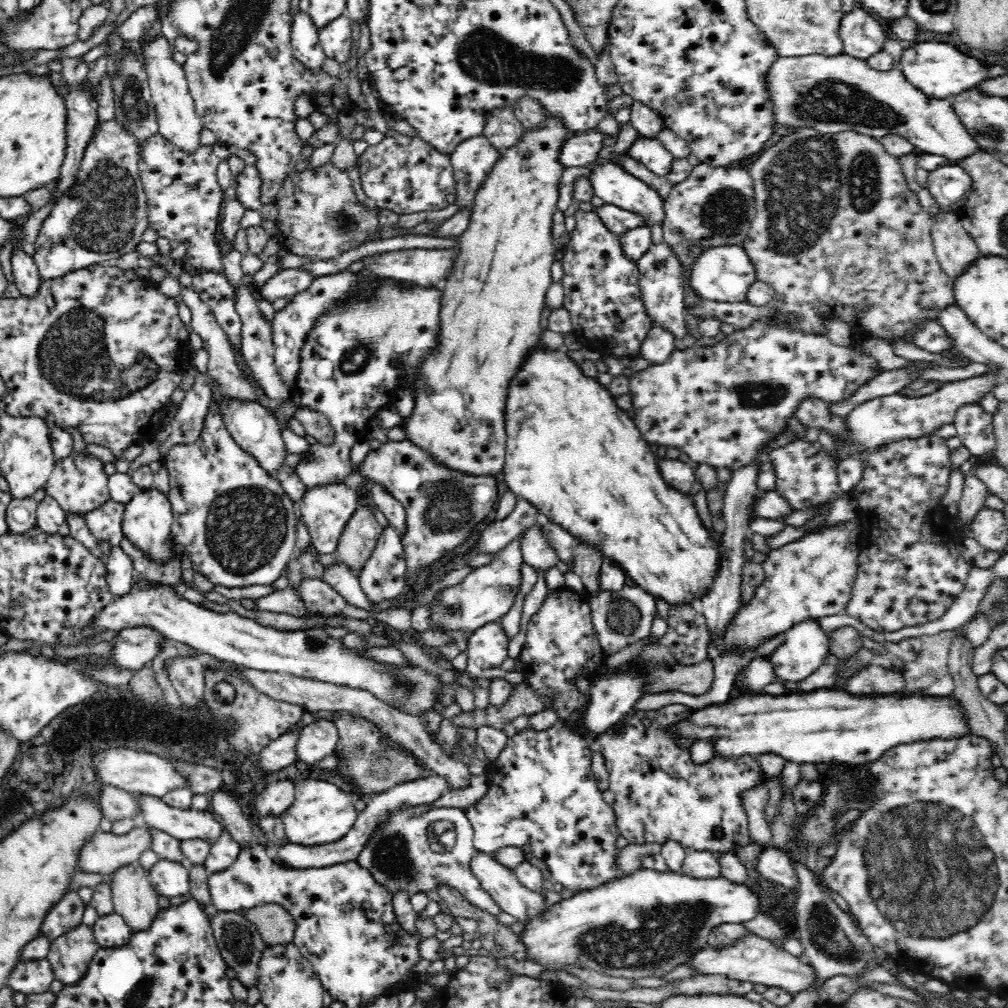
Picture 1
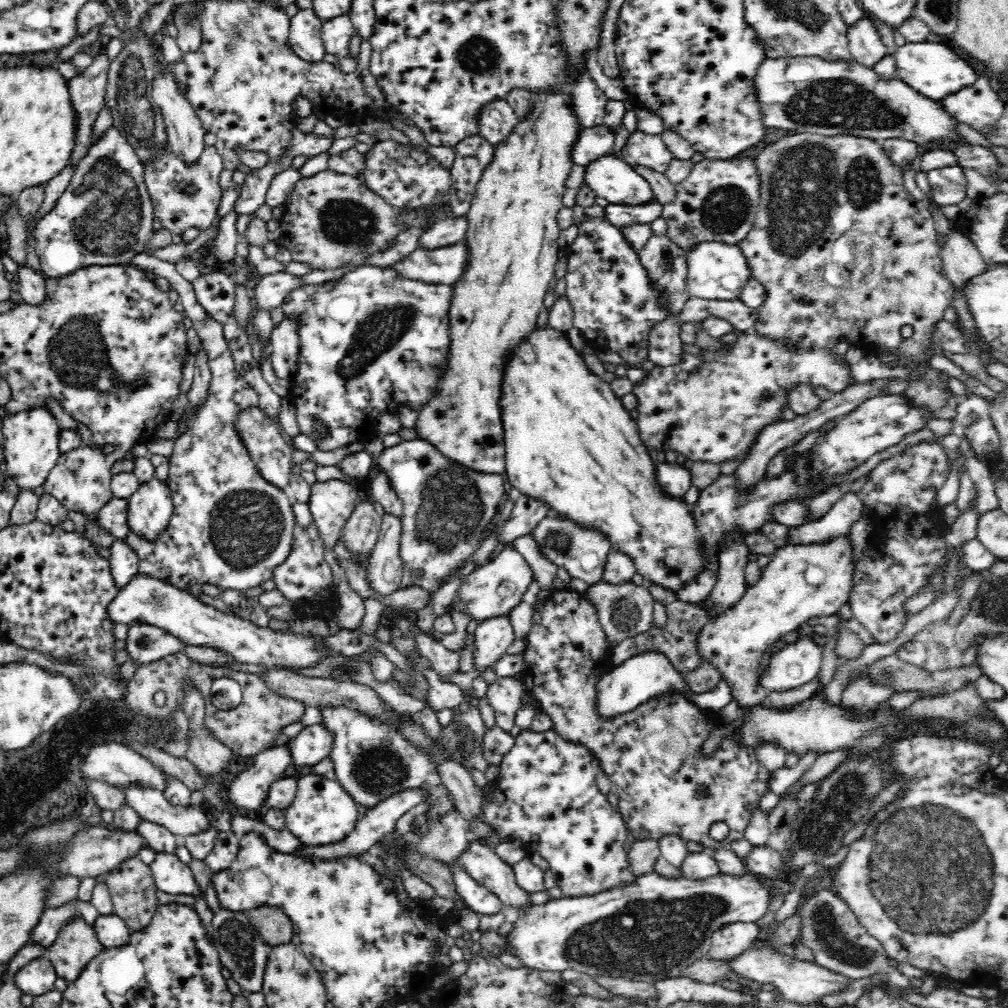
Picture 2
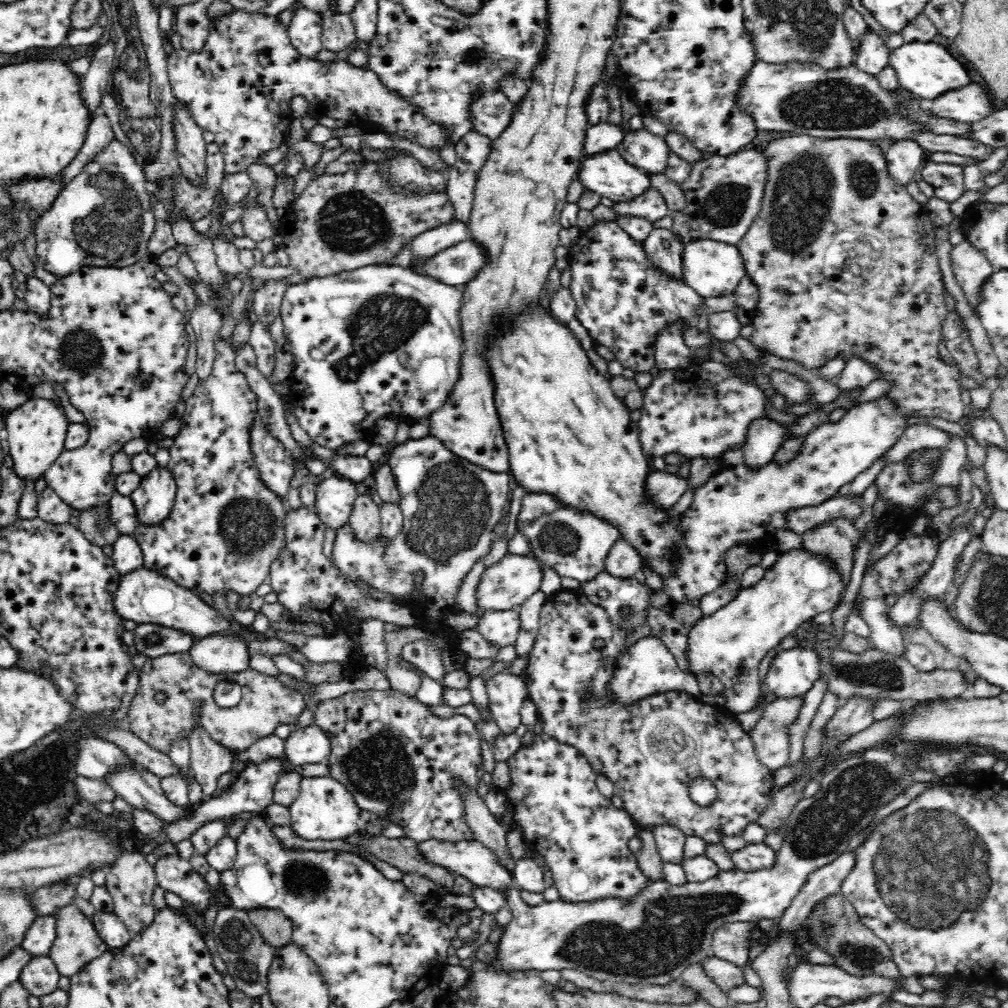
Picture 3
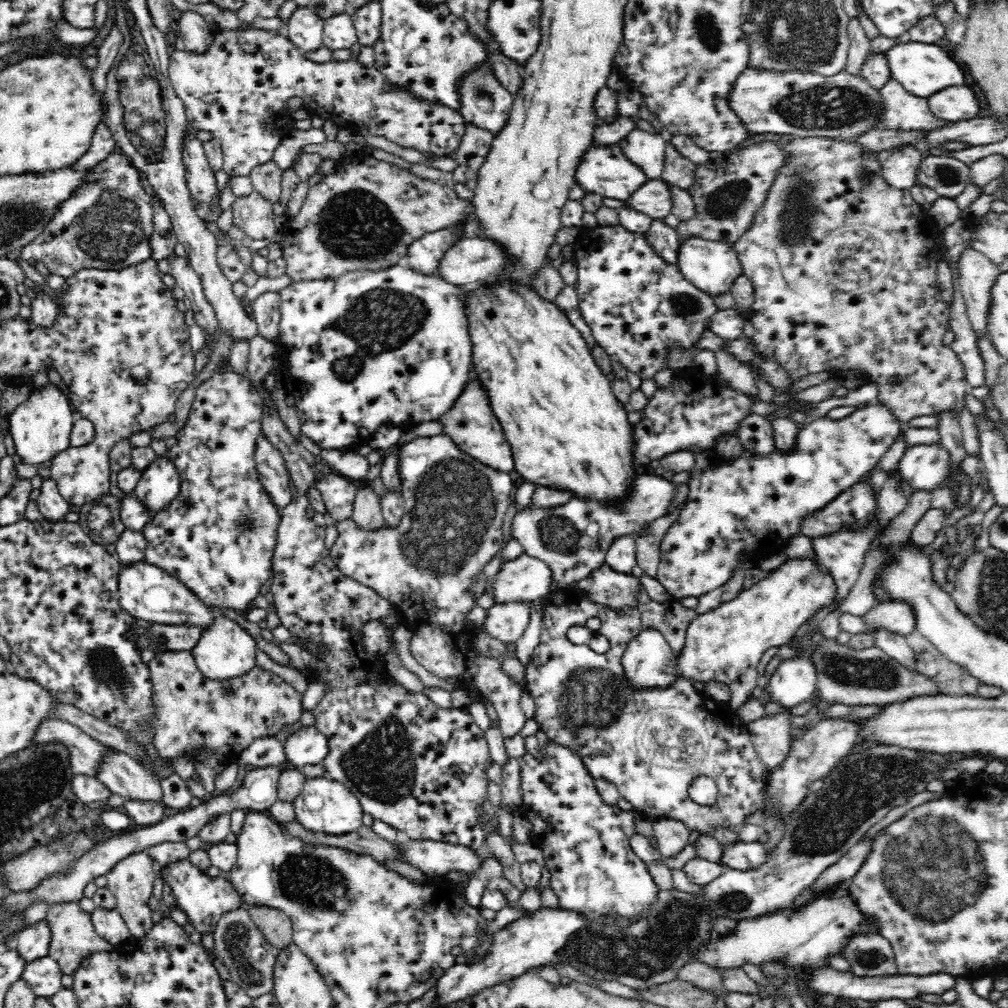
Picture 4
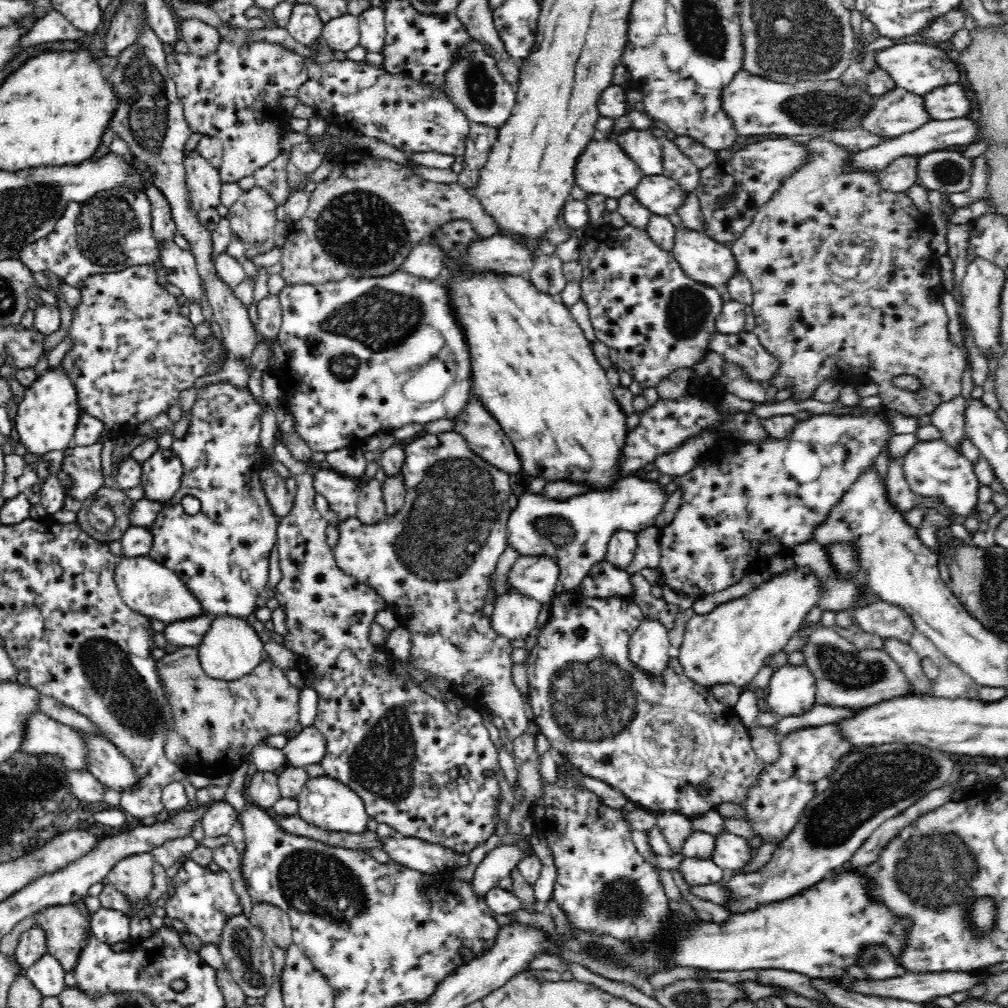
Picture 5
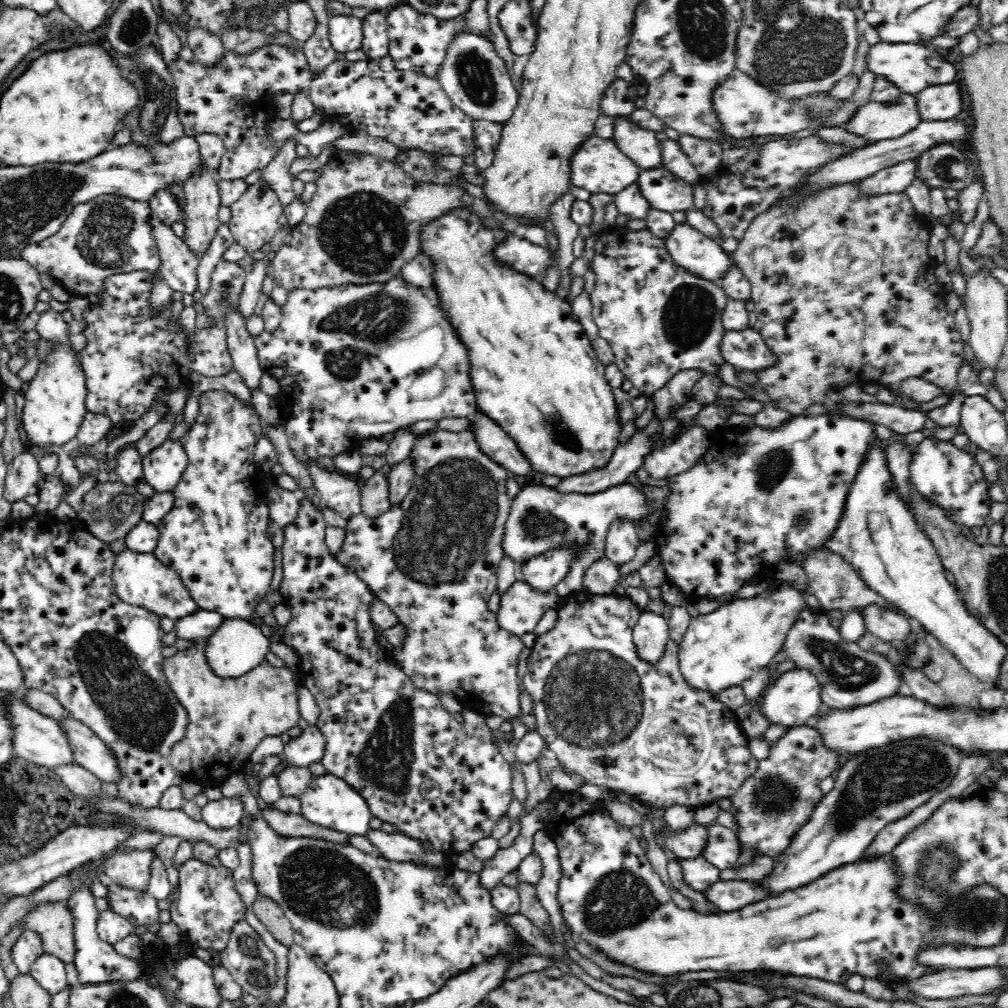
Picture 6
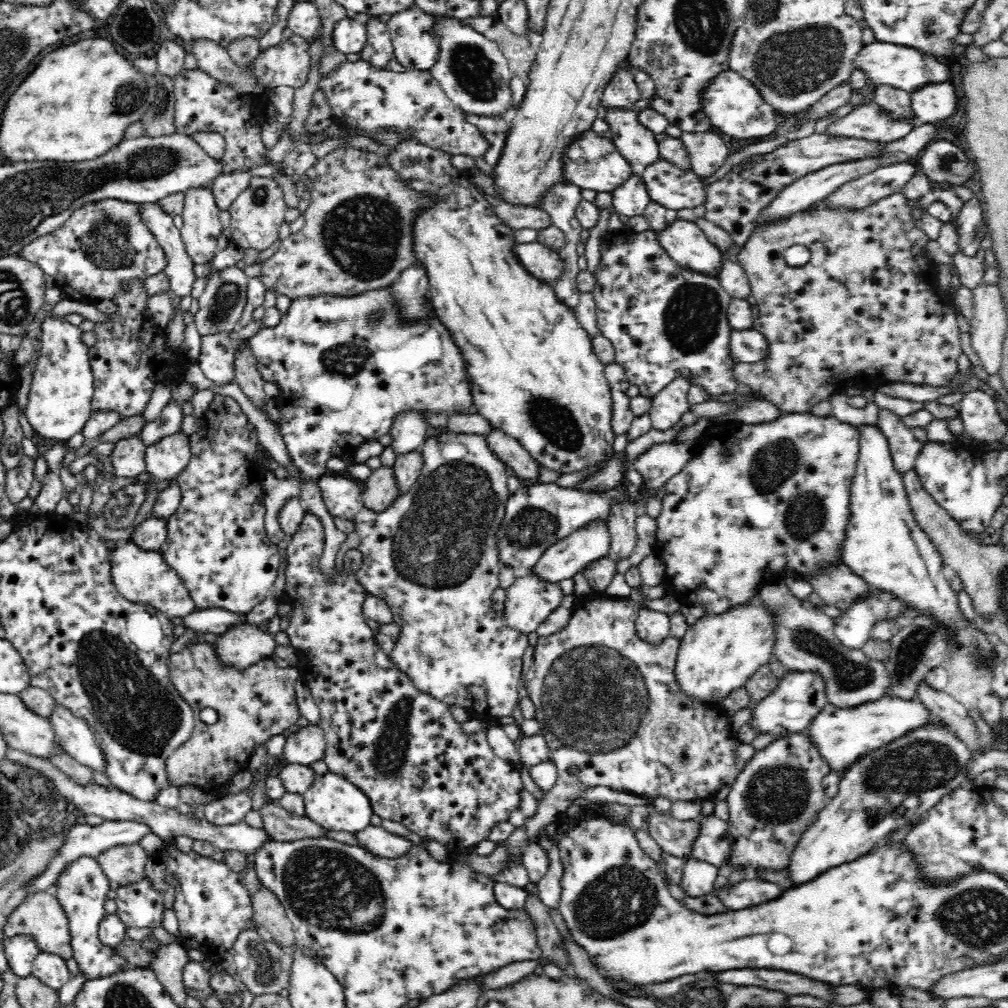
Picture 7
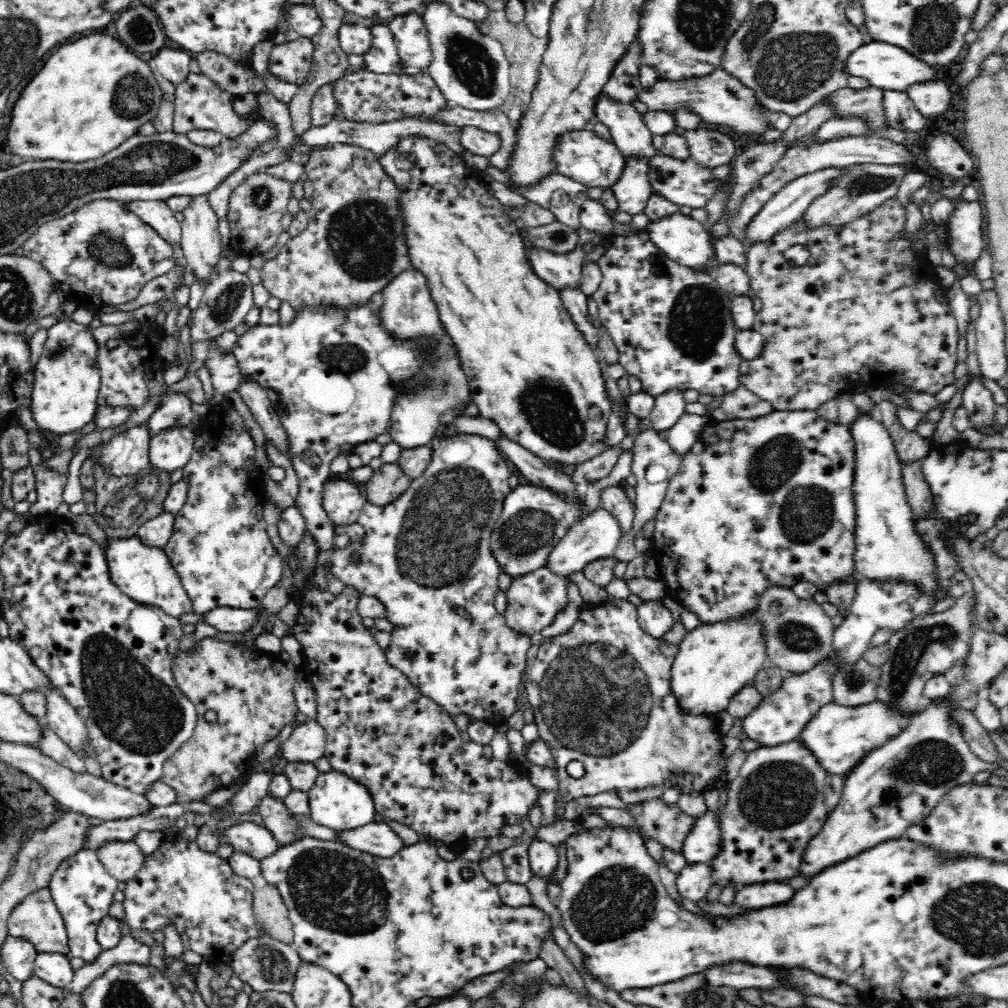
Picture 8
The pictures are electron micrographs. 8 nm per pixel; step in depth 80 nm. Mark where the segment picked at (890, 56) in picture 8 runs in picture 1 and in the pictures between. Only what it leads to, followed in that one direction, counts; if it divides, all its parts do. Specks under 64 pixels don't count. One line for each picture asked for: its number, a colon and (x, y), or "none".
1: (940, 70)
2: (934, 70)
3: (925, 70)
4: (922, 69)
5: (916, 67)
6: (911, 67)
7: (900, 67)

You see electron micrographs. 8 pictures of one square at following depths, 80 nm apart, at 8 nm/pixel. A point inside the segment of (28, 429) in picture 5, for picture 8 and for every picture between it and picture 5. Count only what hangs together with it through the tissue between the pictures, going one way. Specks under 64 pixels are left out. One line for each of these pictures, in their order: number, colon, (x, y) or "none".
6: (55, 409)
7: (63, 386)
8: (65, 397)

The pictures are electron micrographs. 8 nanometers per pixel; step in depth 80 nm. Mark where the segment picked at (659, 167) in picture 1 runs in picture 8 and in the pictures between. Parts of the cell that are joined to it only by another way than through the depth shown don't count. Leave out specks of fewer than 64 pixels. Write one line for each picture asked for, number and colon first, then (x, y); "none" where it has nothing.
2: (639, 149)
3: (647, 151)
4: (645, 149)
5: (641, 146)
6: (639, 144)
7: (636, 143)
8: (629, 132)

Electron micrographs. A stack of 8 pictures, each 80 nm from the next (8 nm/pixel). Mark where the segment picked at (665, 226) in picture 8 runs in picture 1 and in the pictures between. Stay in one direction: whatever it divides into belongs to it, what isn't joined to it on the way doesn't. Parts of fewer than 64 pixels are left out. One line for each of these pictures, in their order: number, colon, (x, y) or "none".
1: (723, 273)
2: (715, 270)
3: (712, 268)
4: (712, 266)
5: (702, 258)
6: (691, 249)
7: (684, 241)

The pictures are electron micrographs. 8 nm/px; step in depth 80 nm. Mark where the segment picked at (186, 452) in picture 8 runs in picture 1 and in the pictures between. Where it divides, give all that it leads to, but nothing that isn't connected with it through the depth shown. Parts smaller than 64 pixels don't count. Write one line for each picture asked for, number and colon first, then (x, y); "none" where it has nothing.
1: (148, 516)
2: (150, 508)
3: (154, 497)
4: (160, 481)
5: (161, 476)
6: (163, 466)
7: (166, 458)

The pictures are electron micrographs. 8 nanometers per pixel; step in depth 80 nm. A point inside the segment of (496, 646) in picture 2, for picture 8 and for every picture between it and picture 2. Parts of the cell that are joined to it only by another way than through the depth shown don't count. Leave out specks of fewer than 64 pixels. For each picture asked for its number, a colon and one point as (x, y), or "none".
3: (501, 628)
4: (506, 621)
5: (515, 614)
6: (521, 607)
7: (529, 601)
8: (534, 600)

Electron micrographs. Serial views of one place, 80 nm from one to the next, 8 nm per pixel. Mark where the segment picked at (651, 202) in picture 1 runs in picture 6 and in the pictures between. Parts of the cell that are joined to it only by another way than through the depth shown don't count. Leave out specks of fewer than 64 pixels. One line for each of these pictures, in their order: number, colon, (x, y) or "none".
2: (610, 177)
3: (607, 173)
4: (604, 169)
5: (603, 167)
6: (597, 165)

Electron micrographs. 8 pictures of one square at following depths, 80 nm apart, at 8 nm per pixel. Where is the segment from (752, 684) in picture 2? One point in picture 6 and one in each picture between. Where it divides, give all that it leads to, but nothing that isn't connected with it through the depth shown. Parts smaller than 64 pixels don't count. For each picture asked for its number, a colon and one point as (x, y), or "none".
3: (728, 644)
4: (728, 644)
5: (727, 646)
6: (721, 649)

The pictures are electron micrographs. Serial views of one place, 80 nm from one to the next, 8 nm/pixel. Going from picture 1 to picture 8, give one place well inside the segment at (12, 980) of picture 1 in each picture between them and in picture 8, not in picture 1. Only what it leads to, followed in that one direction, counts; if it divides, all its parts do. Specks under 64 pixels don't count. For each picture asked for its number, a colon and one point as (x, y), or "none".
2: (36, 978)
3: (40, 976)
4: (44, 975)
5: (47, 973)
6: (48, 970)
7: (50, 968)
8: (53, 967)

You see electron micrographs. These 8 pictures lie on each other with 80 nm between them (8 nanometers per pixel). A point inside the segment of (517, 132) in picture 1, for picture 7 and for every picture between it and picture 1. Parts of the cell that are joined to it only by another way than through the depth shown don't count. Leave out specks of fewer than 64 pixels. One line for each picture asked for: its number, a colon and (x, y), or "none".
2: (495, 120)
3: (489, 110)
4: (484, 101)
5: (473, 81)
6: (476, 79)
7: (471, 69)

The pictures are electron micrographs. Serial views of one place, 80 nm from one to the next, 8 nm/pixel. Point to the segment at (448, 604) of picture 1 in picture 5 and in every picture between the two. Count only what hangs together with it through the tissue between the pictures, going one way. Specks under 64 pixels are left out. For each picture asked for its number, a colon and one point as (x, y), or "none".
2: (495, 588)
3: (509, 582)
4: (526, 578)
5: (536, 576)

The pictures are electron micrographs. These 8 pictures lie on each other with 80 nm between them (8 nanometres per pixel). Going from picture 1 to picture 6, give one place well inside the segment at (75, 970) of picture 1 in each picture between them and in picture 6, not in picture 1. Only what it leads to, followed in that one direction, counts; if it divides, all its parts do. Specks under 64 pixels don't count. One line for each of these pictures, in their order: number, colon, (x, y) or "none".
2: (77, 943)
3: (77, 942)
4: (73, 936)
5: (64, 926)
6: (51, 921)

